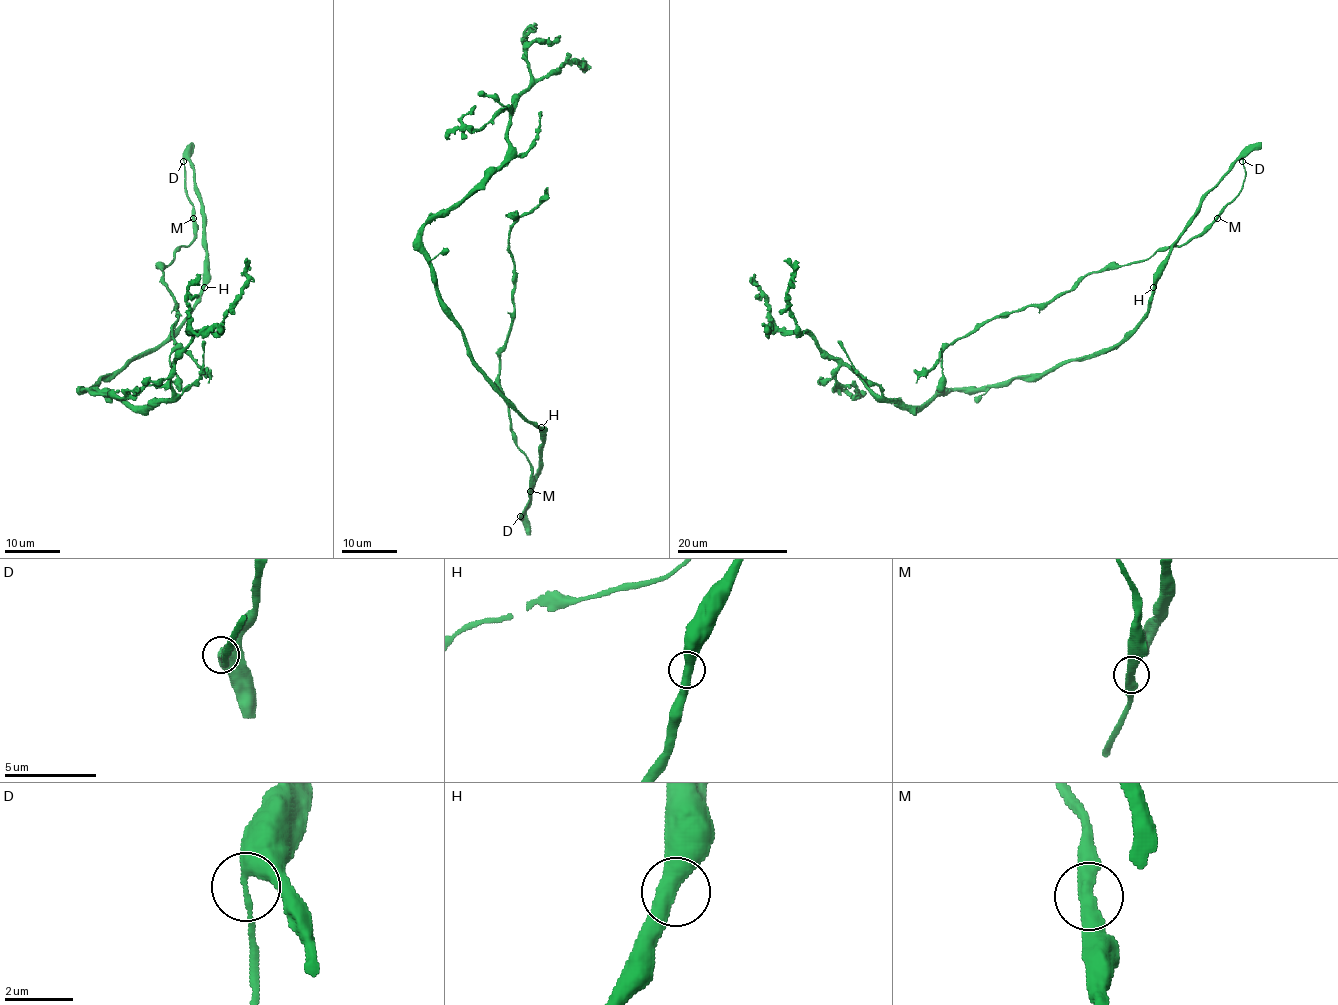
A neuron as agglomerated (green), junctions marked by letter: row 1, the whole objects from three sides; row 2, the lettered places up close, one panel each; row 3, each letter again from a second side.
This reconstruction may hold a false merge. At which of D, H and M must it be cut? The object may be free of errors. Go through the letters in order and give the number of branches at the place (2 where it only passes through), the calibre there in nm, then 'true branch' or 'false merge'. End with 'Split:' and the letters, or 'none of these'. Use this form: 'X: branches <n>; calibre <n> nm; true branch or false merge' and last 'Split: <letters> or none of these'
D: branches 2; calibre 340 nm; true branch
H: branches 2; calibre 480 nm; true branch
M: branches 2; calibre 360 nm; true branch
Split: none of these

